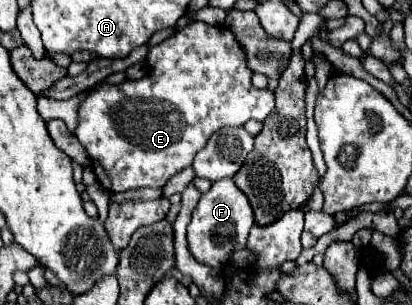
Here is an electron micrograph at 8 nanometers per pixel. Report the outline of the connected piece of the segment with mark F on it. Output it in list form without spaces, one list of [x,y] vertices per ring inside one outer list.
[[[221,178],[209,188],[209,192],[201,196],[201,200],[193,210],[191,222],[187,226],[189,252],[199,264],[205,264],[211,268],[225,268],[233,252],[243,250],[247,246],[247,236],[253,224],[255,224],[253,210],[245,194],[237,190],[233,178]]]

